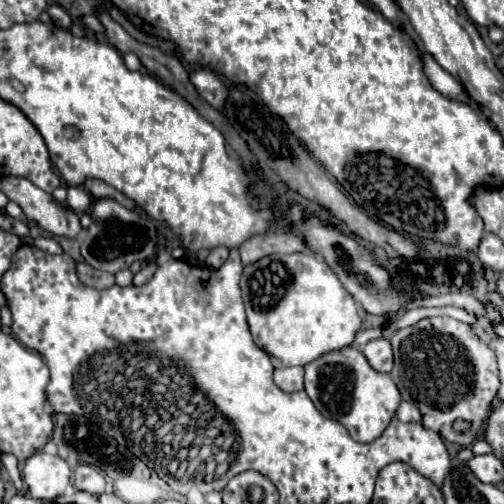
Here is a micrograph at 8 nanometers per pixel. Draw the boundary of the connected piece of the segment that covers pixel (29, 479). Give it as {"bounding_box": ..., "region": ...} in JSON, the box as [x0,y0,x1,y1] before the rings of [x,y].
{"bounding_box":[22,453,70,501],"region":[[[34,453],[22,467],[22,479],[34,499],[52,501],[64,493],[70,483],[70,467],[58,455]]]}

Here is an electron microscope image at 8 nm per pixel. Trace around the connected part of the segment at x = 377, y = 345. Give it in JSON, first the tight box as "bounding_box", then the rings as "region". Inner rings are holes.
{"bounding_box":[362,337,392,373],"region":[[[378,337],[378,339],[368,341],[364,345],[362,353],[376,371],[382,371],[382,373],[392,371],[392,347],[386,337]]]}

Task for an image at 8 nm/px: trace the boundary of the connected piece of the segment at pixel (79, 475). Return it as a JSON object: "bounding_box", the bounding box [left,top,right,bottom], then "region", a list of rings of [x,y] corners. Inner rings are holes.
{"bounding_box":[74,465,106,497],"region":[[[80,465],[74,471],[74,487],[78,491],[86,491],[86,493],[90,493],[94,497],[100,497],[106,491],[106,481],[94,467]]]}

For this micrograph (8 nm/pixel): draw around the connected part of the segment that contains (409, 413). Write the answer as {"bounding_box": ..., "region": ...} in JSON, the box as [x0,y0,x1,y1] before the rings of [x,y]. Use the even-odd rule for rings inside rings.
{"bounding_box":[396,401,422,423],"region":[[[402,401],[402,403],[400,403],[400,407],[398,407],[398,411],[396,411],[396,417],[398,417],[400,421],[404,421],[404,423],[410,423],[410,421],[420,423],[420,421],[422,421],[422,415],[420,415],[418,407],[416,407],[414,403],[408,403],[408,401]]]}

